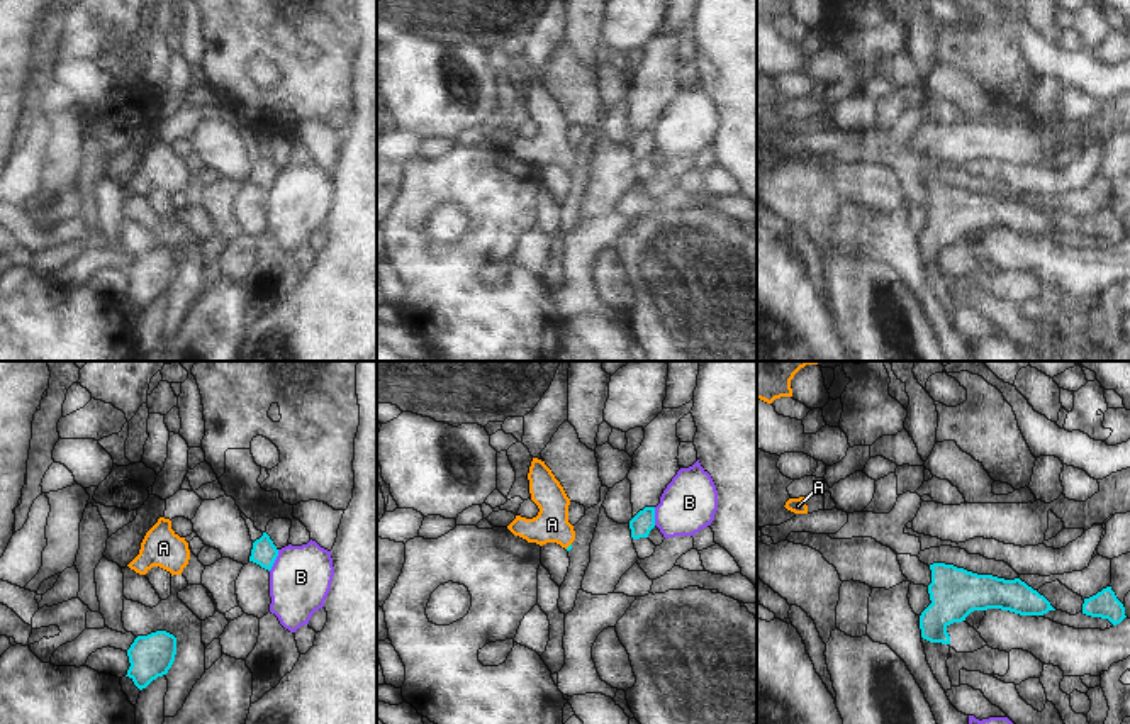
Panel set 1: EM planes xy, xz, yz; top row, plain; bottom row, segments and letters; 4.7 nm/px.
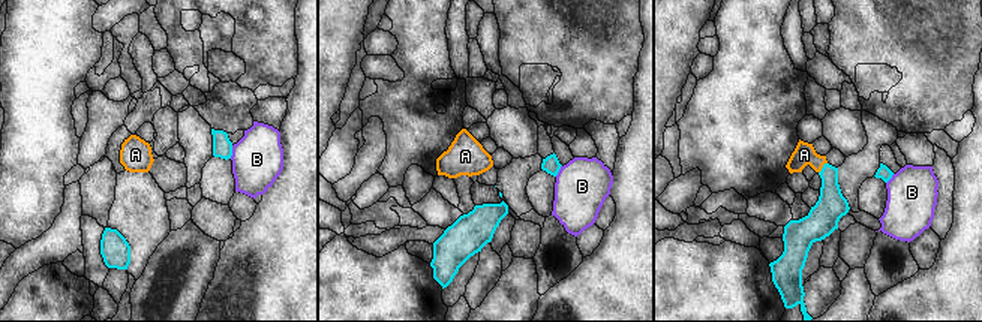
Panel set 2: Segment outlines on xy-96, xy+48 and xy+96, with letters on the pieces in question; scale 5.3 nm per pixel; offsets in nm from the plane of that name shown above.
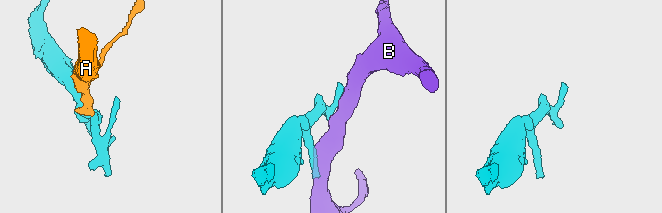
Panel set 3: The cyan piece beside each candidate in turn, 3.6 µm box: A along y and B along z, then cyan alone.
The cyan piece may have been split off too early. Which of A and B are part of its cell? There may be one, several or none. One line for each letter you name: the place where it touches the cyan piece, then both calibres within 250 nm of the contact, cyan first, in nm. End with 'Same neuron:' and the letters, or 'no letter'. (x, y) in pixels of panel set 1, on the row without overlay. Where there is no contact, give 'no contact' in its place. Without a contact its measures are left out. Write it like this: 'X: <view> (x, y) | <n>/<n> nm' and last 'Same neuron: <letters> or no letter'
A: xz (569, 167) | 20/160 nm
Same neuron: A

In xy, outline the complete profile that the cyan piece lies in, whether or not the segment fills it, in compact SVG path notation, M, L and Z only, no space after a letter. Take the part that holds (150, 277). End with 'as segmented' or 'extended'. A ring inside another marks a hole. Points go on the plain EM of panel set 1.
M166 251L137 256L127 270L127 295L143 310L158 297L168 293L176 275L176 258Z; as segmented

